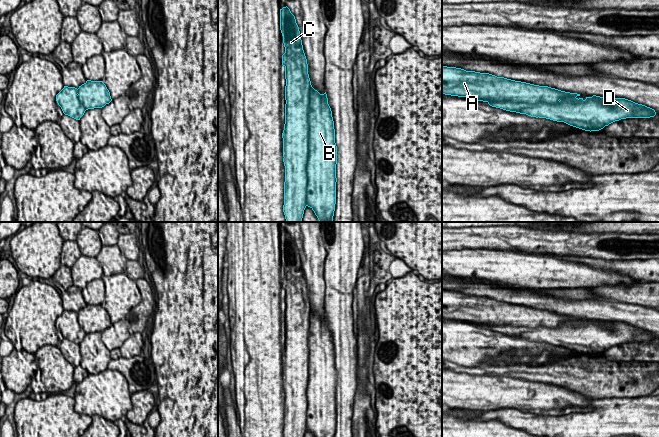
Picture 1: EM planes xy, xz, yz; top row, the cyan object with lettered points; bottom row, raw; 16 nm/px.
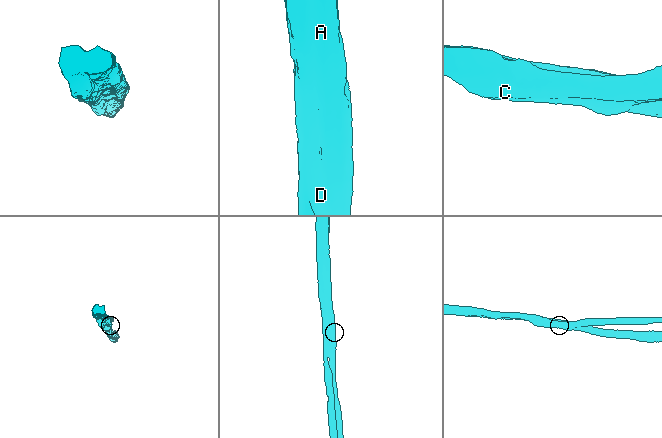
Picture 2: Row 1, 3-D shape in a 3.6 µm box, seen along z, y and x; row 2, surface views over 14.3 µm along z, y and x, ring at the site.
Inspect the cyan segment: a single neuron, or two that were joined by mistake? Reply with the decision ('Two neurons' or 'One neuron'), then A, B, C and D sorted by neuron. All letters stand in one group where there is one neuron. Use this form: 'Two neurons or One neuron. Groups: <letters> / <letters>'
Two neurons. Groups: A B / C D

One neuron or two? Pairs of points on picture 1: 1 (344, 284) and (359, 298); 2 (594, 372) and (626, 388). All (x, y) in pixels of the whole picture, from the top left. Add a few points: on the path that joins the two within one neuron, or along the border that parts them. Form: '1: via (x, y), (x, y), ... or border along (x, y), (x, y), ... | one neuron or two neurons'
1: border along (357, 278), (353, 290), (353, 316) | two neurons
2: via (602, 378), (615, 378), (618, 380) | one neuron

